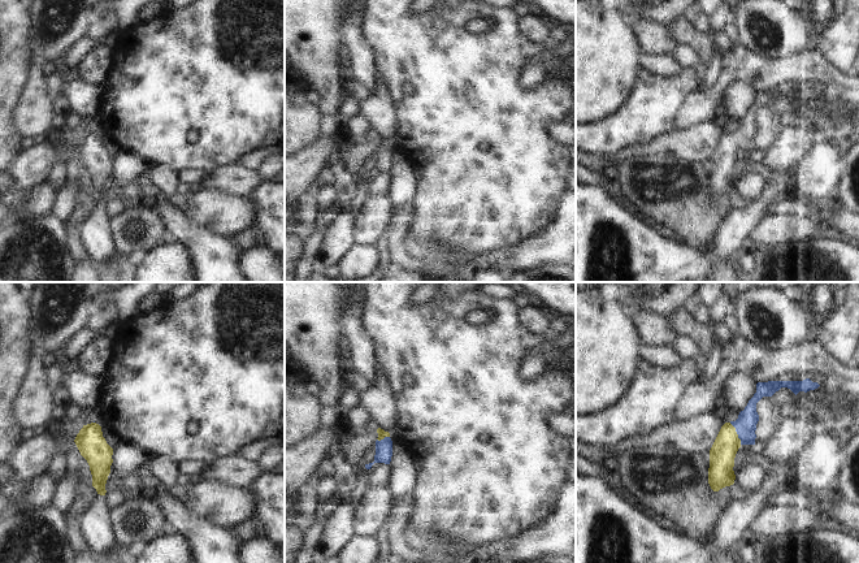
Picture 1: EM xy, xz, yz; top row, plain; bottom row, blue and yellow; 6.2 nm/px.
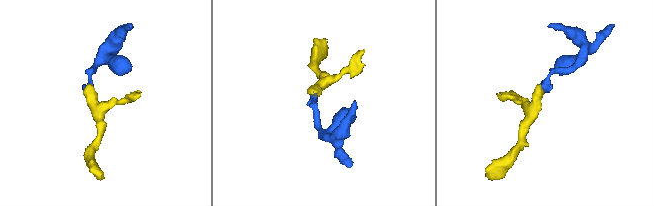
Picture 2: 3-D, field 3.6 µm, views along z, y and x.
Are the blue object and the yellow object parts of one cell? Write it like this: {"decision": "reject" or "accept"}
{"decision": "accept"}

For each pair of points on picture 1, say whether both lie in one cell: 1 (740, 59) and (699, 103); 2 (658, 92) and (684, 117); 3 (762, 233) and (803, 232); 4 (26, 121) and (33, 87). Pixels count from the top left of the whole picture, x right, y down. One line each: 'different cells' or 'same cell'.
1: same cell
2: different cells
3: same cell
4: same cell

